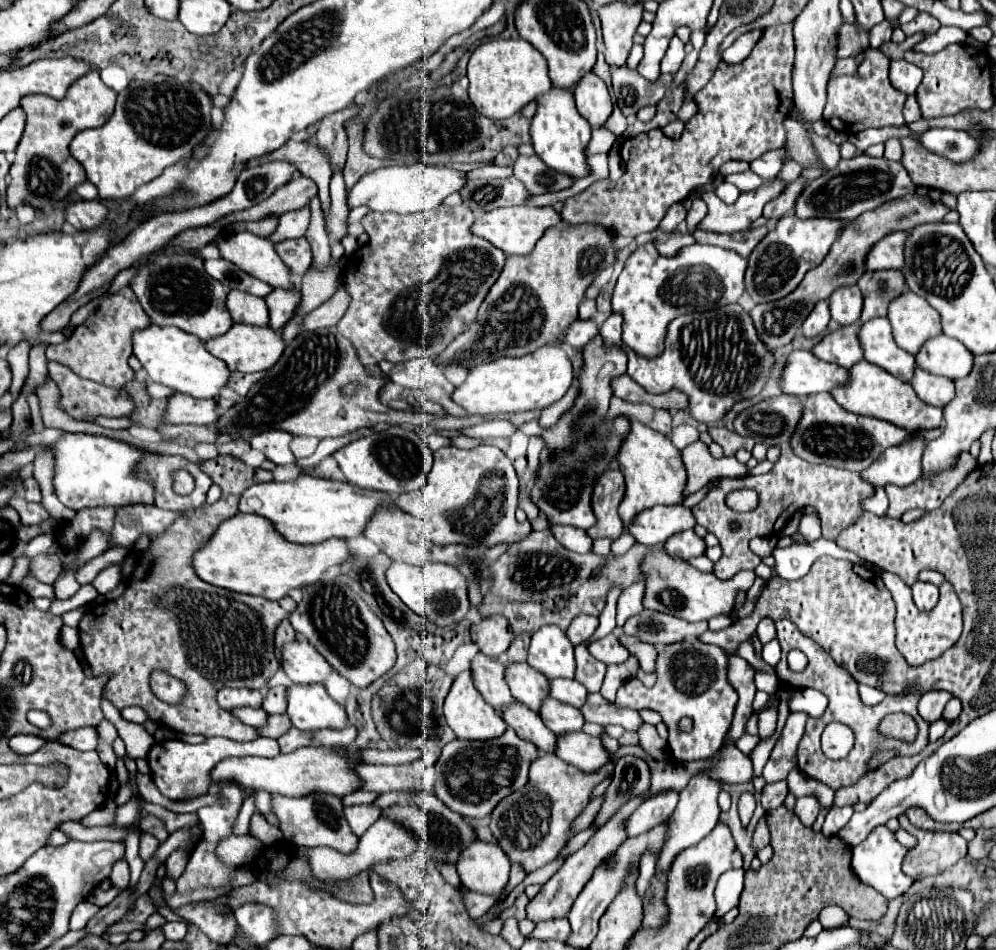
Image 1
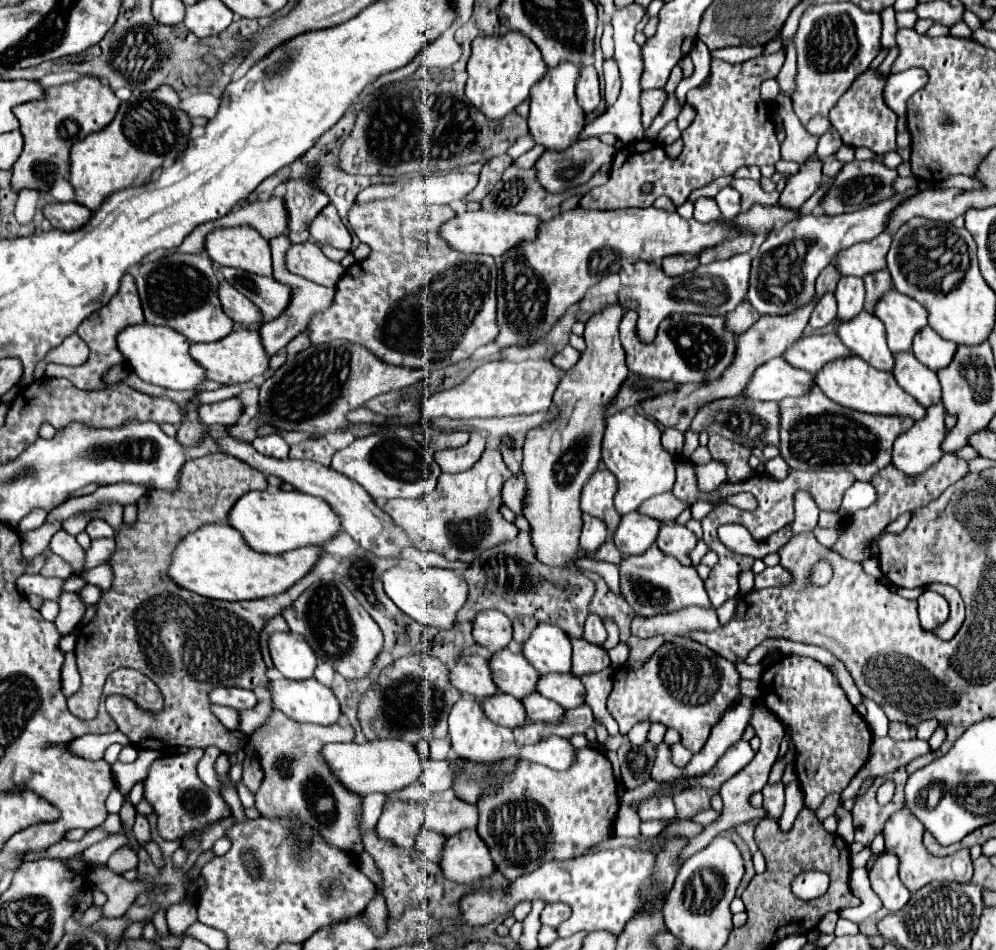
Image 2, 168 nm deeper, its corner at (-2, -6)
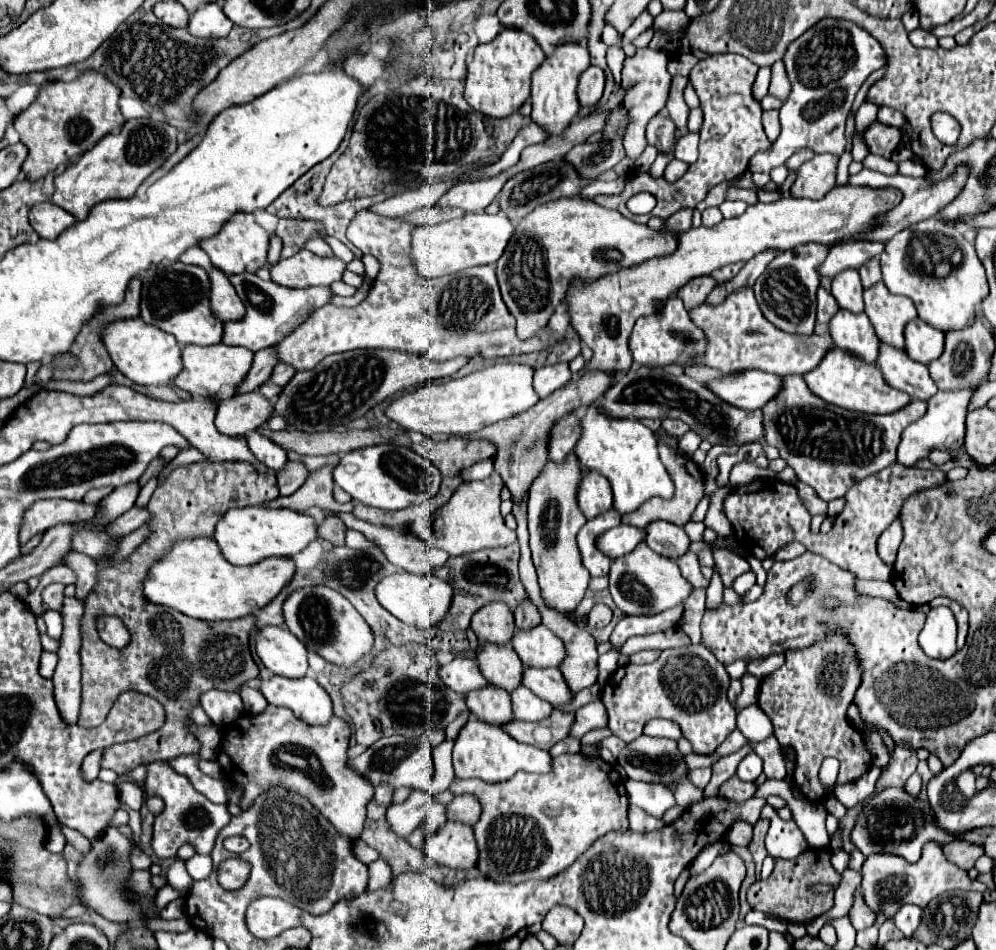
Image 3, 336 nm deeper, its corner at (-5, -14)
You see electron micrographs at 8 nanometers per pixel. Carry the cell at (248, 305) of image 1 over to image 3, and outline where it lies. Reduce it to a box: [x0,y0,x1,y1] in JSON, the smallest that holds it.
[211,270,245,322]

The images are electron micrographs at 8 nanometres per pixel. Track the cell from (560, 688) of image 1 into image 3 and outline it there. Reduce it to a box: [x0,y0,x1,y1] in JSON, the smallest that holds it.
[523,668,573,708]

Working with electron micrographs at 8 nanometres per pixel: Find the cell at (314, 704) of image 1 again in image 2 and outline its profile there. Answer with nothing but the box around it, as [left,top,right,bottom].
[270,678,340,726]

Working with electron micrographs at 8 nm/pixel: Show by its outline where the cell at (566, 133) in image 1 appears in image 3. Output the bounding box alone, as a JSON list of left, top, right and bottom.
[531,44,589,136]

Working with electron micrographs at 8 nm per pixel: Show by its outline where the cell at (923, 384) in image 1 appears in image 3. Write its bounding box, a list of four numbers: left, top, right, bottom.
[877,344,937,402]

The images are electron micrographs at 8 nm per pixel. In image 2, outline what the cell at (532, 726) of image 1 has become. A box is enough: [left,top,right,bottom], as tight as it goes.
[482,692,526,728]

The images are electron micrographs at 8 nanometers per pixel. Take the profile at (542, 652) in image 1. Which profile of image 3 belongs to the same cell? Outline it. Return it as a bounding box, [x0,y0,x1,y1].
[511,624,565,668]

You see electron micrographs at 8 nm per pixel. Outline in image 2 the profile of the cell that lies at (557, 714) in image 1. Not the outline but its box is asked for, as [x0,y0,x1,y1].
[522,692,564,722]

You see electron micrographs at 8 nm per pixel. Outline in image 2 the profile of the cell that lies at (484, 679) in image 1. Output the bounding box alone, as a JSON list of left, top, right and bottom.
[448,656,496,700]

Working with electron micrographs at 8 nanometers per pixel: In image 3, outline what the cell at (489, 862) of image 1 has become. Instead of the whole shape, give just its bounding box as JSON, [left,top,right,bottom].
[425,822,479,870]

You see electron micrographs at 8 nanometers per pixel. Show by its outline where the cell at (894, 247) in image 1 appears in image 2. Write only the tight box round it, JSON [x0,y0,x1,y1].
[832,232,892,276]

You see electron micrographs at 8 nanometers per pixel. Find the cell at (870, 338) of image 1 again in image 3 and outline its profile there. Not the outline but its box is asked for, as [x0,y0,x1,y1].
[829,310,879,364]

